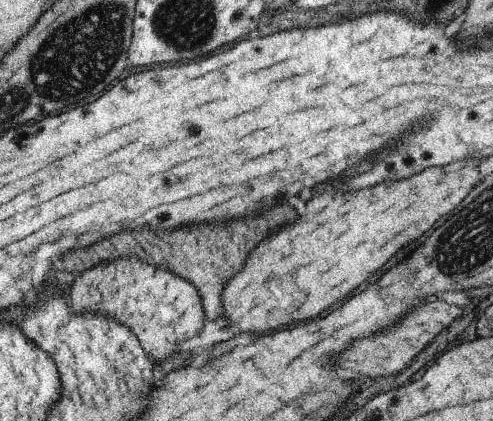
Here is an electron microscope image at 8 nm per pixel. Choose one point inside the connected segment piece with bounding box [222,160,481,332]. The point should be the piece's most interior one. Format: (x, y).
(291, 276)

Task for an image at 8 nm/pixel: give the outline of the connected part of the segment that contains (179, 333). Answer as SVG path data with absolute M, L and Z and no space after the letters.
M118 258L84 270L79 277L71 279L70 310L76 314L92 312L114 318L138 338L154 363L164 362L176 354L180 348L178 341L188 342L202 332L205 314L198 290L168 270L138 262L138 258Z

